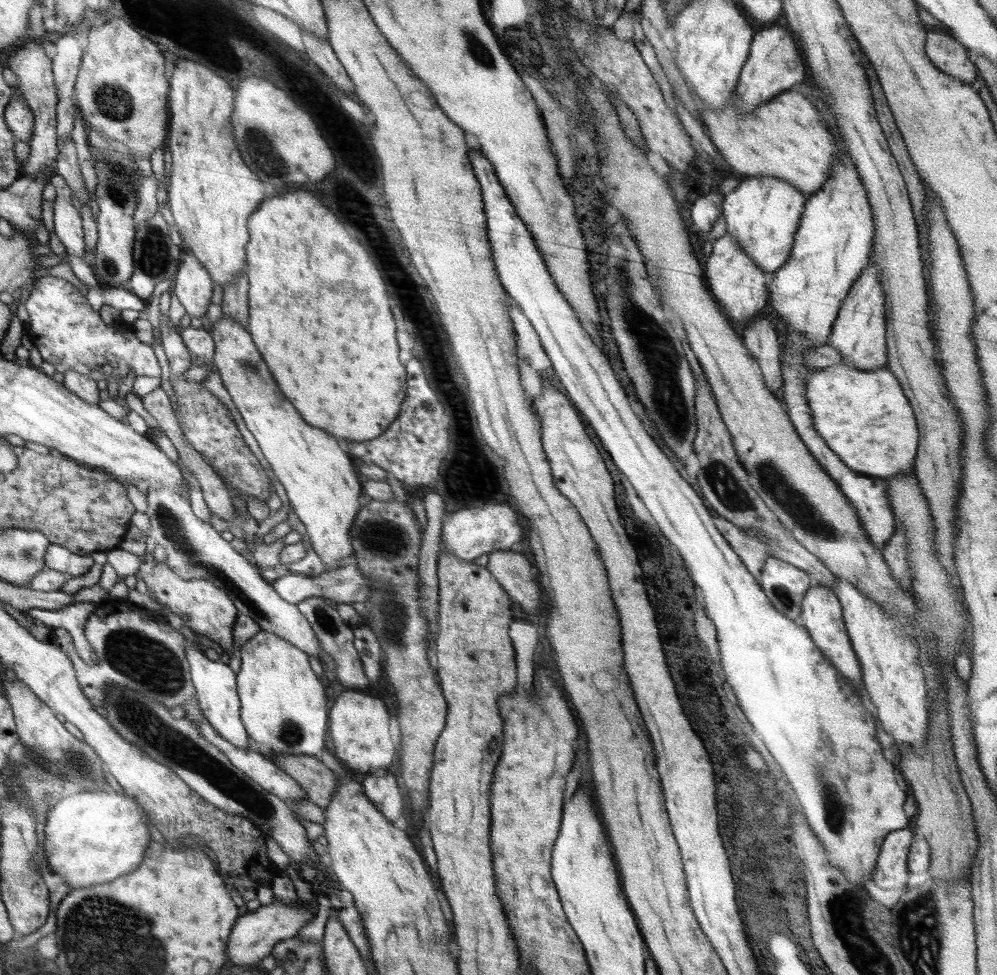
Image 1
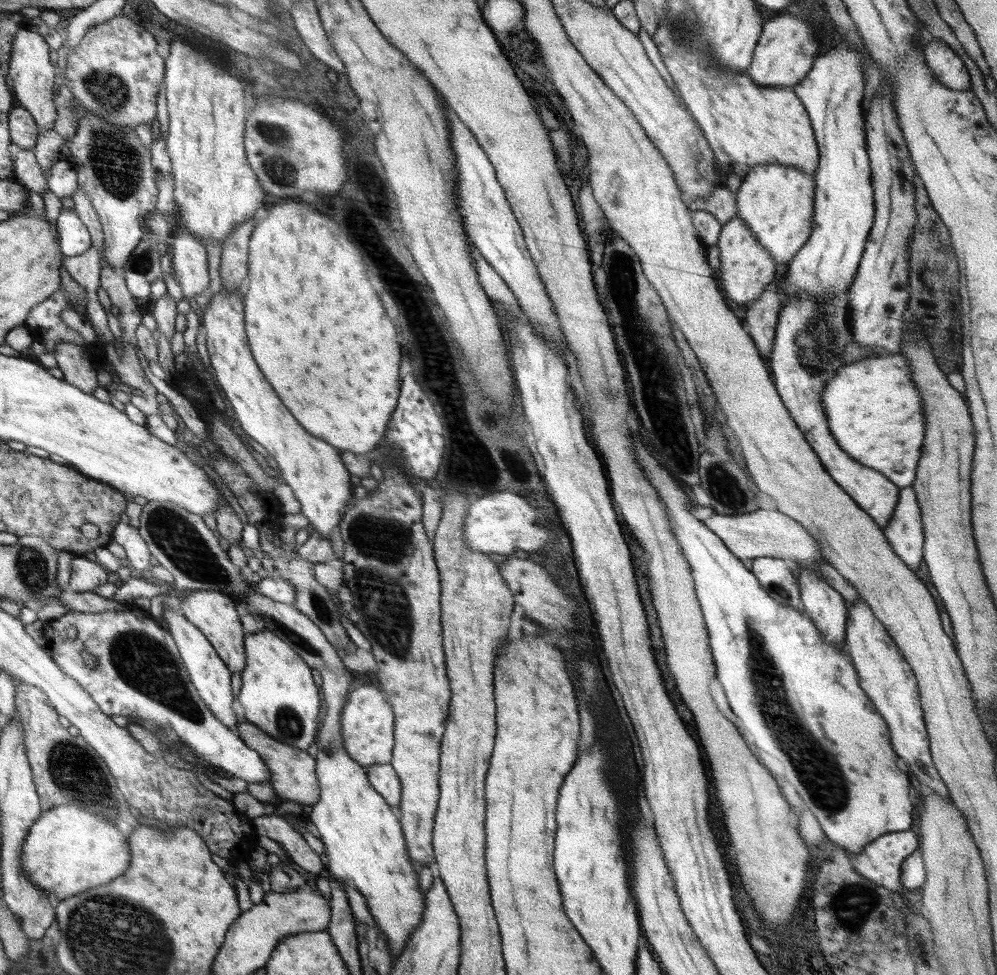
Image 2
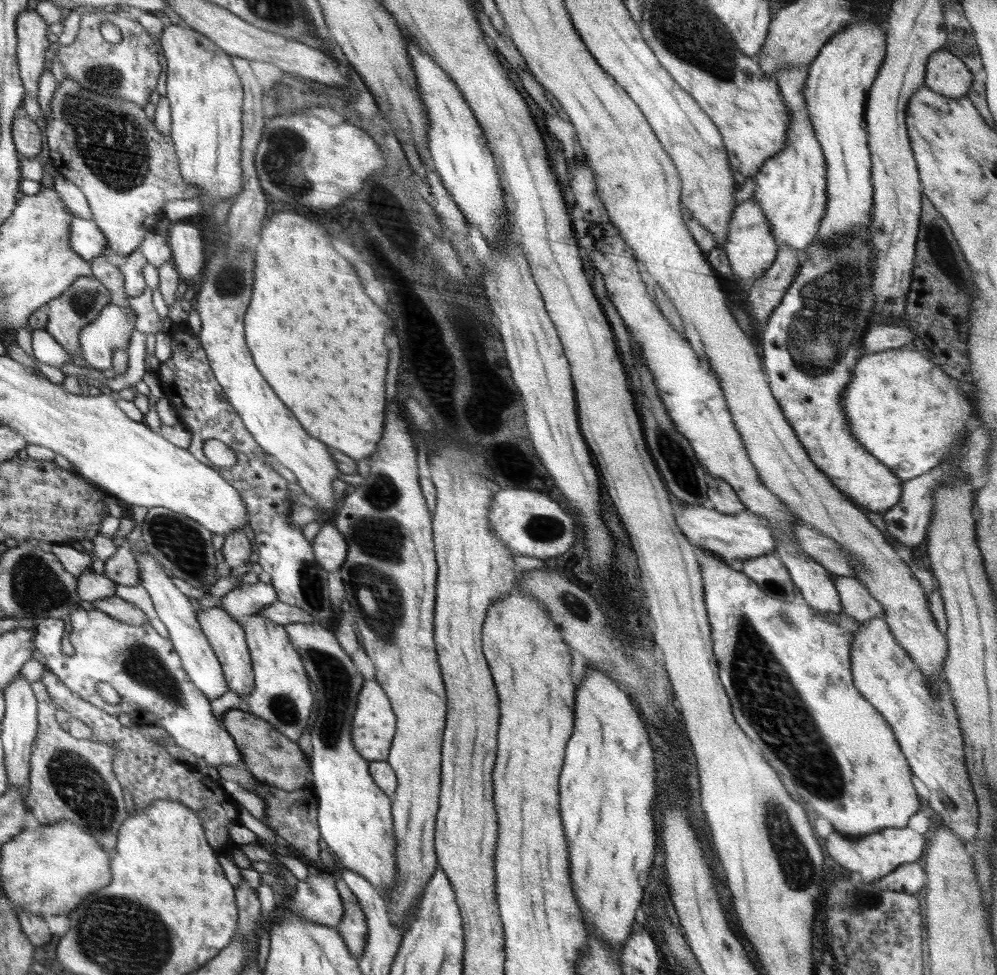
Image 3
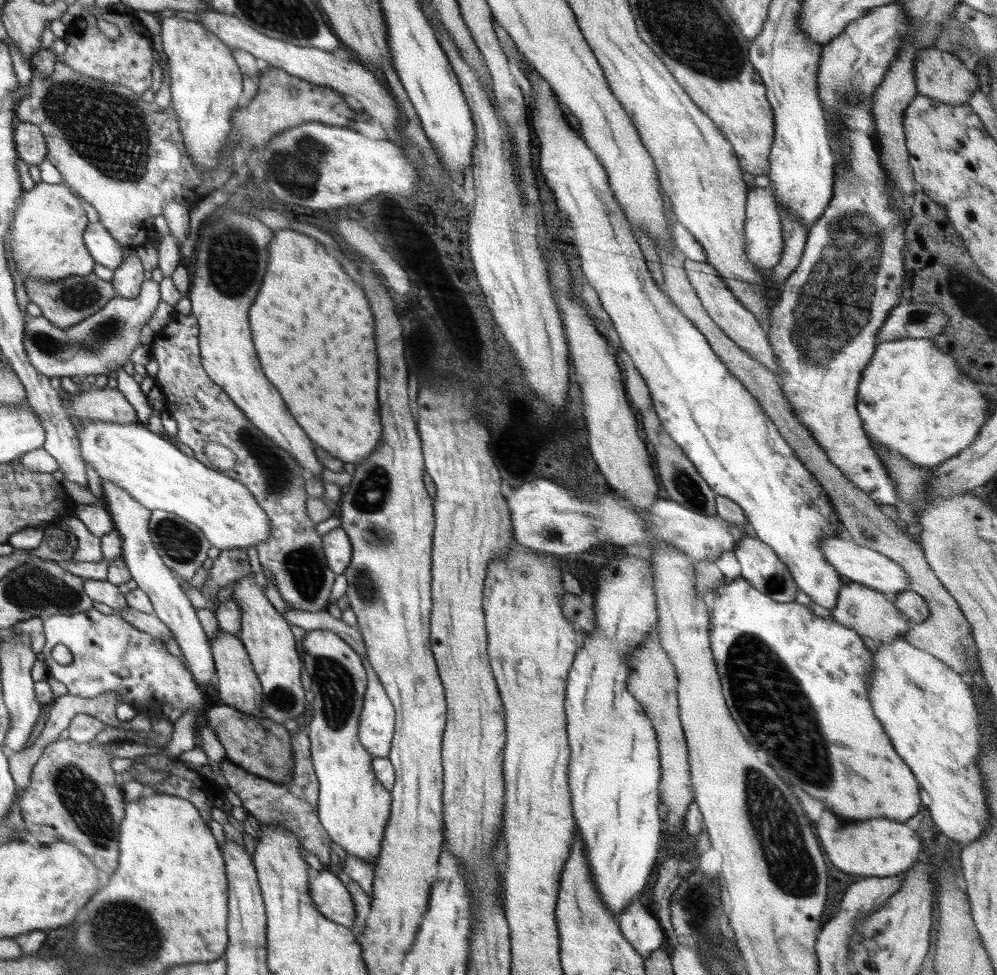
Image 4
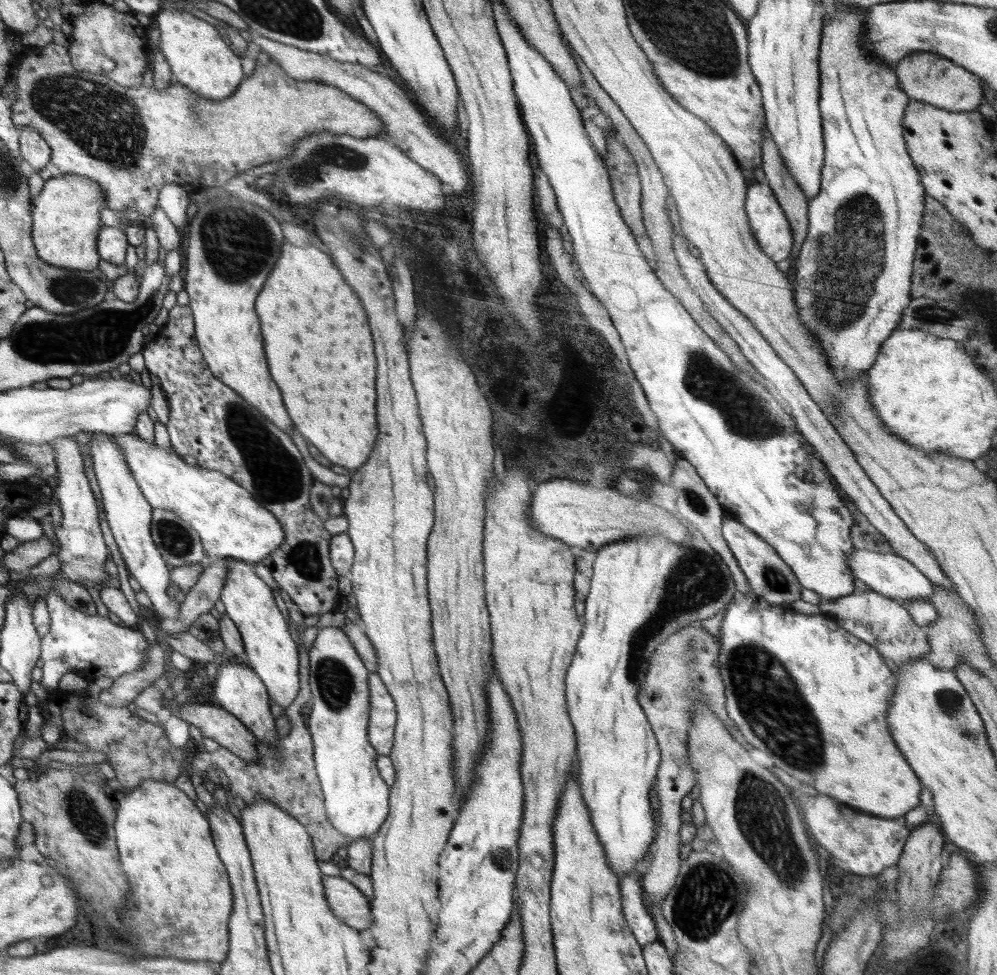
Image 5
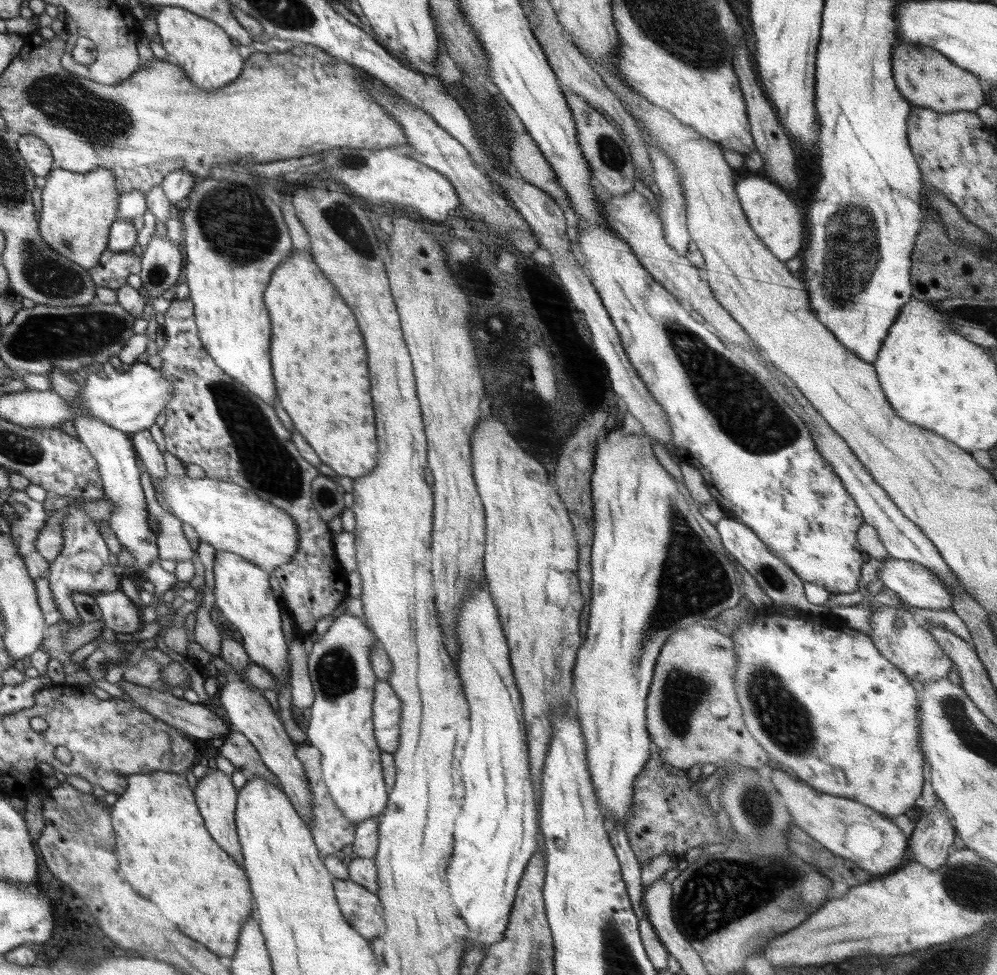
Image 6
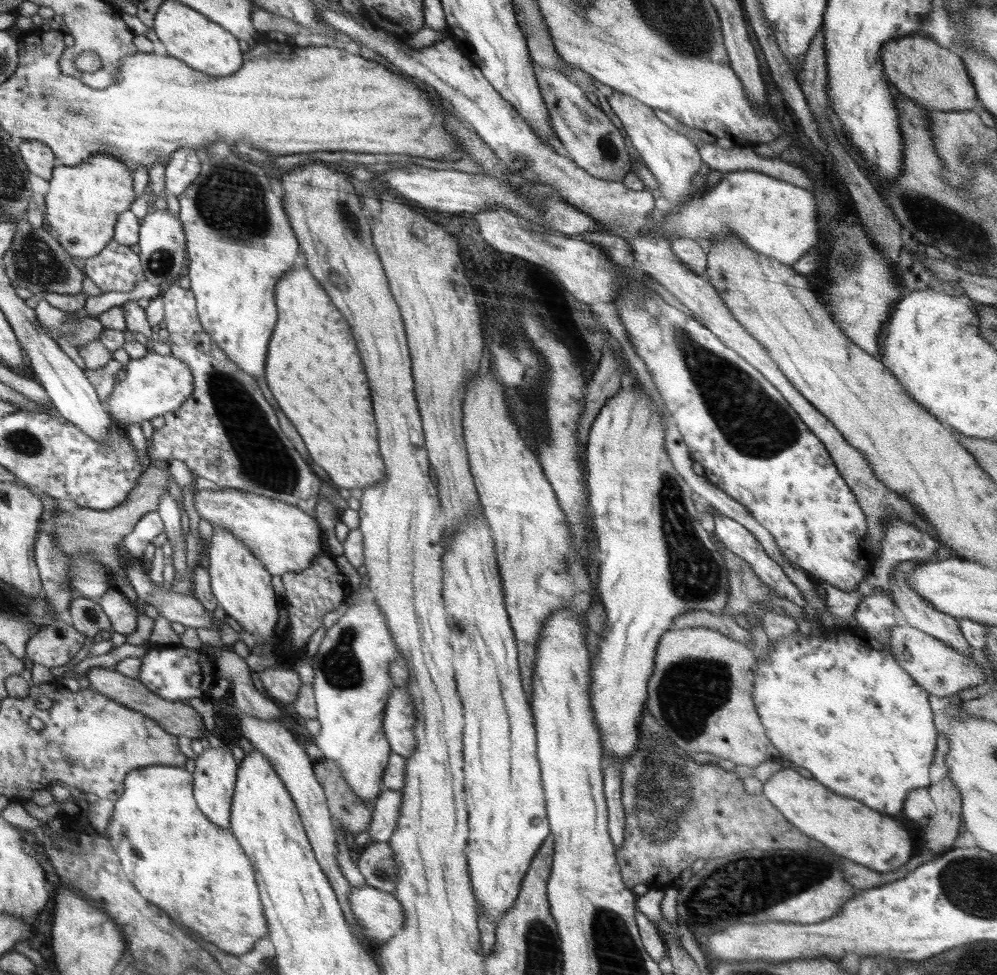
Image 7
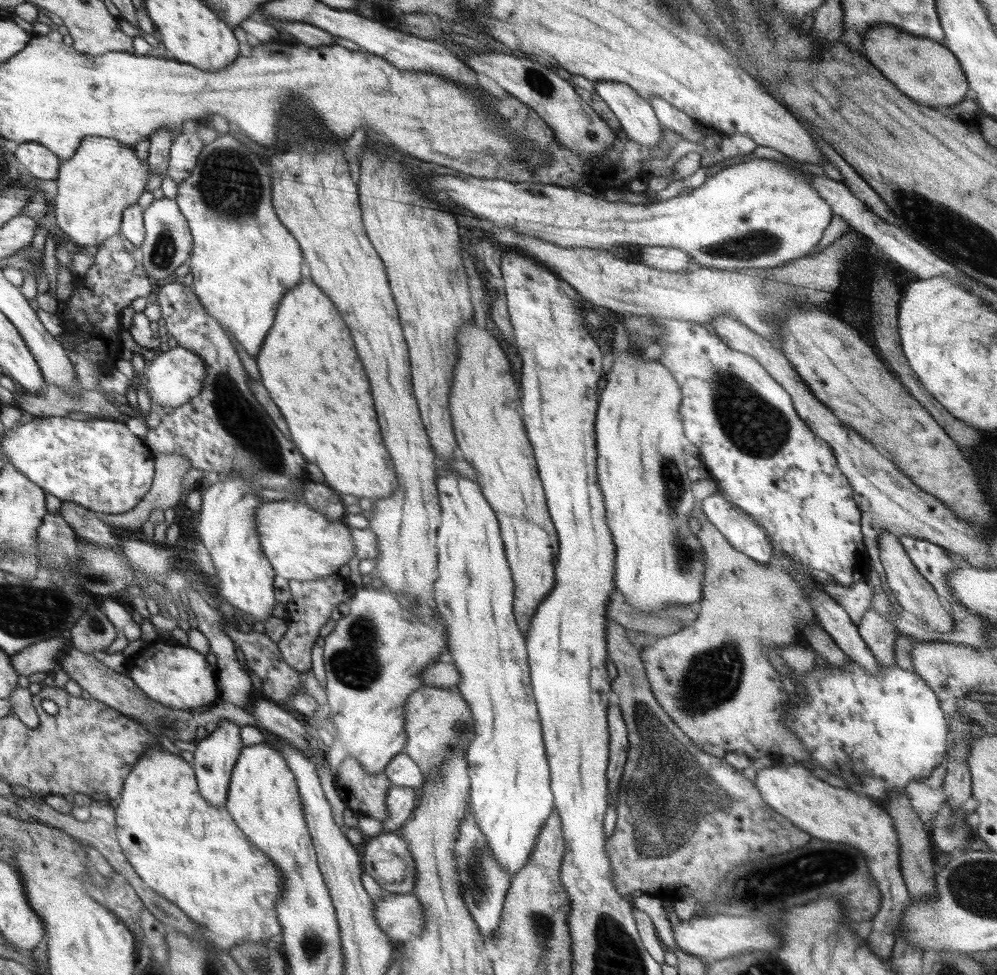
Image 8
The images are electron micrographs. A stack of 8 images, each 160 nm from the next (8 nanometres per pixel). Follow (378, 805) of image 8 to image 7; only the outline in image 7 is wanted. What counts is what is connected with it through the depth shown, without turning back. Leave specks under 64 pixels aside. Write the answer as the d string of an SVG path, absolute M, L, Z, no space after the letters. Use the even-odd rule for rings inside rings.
M328 758L317 761L315 776L323 784L328 798L328 808L332 814L332 824L345 834L366 831L372 821L373 804L362 804L360 798L345 784L345 778L339 766Z

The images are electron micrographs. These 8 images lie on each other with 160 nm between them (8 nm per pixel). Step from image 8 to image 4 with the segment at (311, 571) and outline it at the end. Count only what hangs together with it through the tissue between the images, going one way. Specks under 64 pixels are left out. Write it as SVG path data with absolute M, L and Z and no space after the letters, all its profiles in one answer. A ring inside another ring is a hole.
M91 420L82 422L82 431L76 431L82 460L88 467L93 467L102 480L112 481L124 487L140 504L152 510L173 512L195 524L204 536L220 550L229 548L257 547L269 538L272 524L267 512L260 506L252 492L240 481L229 477L218 469L207 466L196 458L189 458L172 444L166 436L150 431L141 423L108 422L107 420Z

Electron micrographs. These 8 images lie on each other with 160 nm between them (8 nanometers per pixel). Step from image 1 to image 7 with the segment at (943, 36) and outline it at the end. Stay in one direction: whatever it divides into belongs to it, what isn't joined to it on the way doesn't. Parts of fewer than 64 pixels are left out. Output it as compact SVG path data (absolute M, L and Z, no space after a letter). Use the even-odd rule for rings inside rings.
M912 34L887 40L882 45L880 54L890 84L924 110L971 111L976 107L979 98L963 60L953 50L943 47L929 36Z

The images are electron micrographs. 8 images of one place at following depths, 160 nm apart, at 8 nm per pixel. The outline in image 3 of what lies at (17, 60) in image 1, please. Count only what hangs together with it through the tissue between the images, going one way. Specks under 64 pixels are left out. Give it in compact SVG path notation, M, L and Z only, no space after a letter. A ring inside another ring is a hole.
M34 9L23 10L18 16L16 32L19 33L19 67L20 76L26 93L38 96L38 78L44 72L44 56L50 48L46 38L46 22Z

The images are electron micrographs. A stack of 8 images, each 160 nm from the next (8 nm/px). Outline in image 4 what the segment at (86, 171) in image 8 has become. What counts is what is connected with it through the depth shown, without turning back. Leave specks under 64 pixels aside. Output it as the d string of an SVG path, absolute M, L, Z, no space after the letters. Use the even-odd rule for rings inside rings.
M40 181L21 196L21 204L14 214L10 248L12 258L25 281L28 277L57 281L70 275L87 275L96 267L84 242L89 220L81 197L64 184Z

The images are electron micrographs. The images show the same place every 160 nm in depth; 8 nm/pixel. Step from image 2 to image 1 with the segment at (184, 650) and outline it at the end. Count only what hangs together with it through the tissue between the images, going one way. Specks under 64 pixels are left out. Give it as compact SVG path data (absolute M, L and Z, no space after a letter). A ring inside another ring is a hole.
M192 641L187 644L188 660L191 661L190 671L191 680L194 681L197 698L199 700L199 708L204 713L207 721L219 732L225 739L228 739L233 745L239 749L248 749L248 732L244 728L243 720L240 720L242 709L236 692L236 674L226 664L222 662L212 662L208 660Z

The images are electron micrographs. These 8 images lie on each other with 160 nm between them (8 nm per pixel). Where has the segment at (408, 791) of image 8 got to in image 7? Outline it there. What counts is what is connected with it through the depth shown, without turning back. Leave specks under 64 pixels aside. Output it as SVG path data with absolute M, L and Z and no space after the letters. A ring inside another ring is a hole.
M384 789L380 796L376 798L373 804L372 821L367 830L369 833L369 839L367 845L377 842L389 842L389 838L392 836L396 827L396 821L398 821L398 808L400 808L400 801L402 801L401 791Z

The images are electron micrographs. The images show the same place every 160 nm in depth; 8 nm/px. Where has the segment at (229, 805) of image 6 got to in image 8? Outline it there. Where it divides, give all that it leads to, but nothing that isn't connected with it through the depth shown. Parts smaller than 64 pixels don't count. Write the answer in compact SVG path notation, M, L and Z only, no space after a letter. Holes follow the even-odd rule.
M224 719L219 721L217 727L196 745L193 752L195 771L199 780L200 796L208 801L212 806L226 806L230 779L238 756L242 748L242 738L240 738L240 726L232 721Z

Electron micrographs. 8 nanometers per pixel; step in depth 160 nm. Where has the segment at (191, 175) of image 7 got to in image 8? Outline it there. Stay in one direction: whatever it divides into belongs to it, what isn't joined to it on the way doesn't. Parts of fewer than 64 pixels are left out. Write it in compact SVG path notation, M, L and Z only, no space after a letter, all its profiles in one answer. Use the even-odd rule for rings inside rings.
M193 131L191 134L180 132L173 138L169 150L169 165L166 176L173 178L178 184L188 178L196 166L197 156L204 144Z

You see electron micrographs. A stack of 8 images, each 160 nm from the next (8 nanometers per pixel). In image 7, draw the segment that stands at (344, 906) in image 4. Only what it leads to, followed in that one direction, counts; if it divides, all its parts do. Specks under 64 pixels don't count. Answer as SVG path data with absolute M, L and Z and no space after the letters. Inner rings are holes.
M368 884L352 887L351 909L360 930L377 943L384 943L404 928L405 910L399 898Z

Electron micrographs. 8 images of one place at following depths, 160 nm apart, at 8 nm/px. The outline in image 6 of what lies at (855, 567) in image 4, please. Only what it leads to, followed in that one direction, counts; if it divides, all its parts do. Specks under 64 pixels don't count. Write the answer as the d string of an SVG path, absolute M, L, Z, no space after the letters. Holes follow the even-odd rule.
M890 557L878 573L883 588L894 591L910 606L948 610L953 605L953 596L945 580L920 563Z

